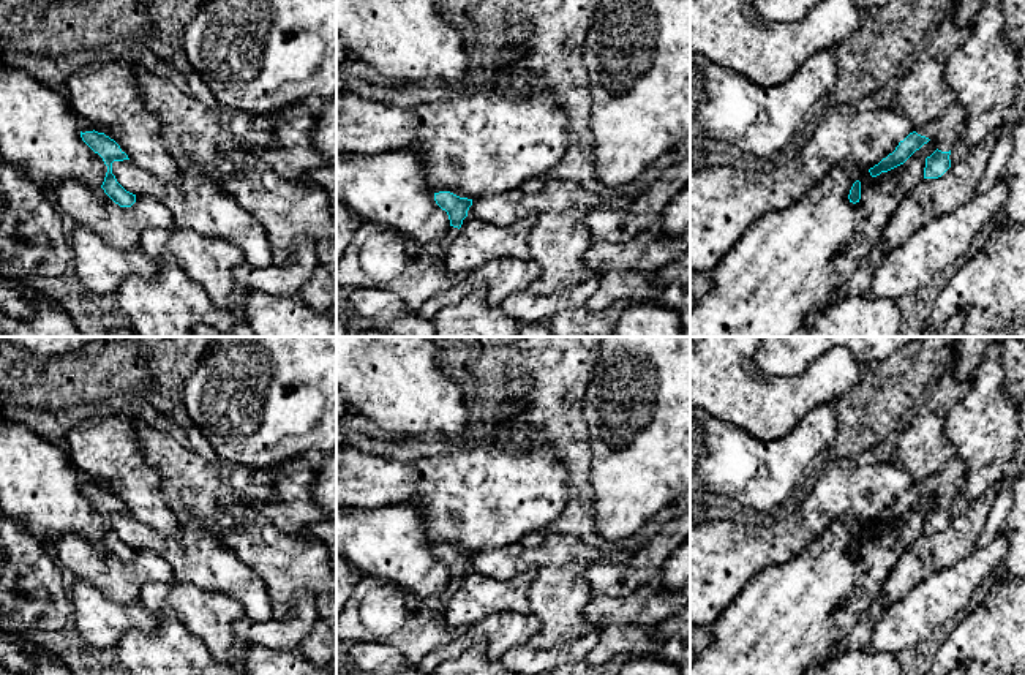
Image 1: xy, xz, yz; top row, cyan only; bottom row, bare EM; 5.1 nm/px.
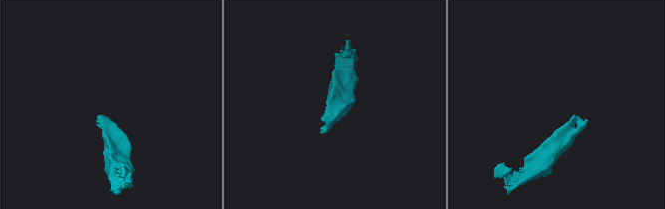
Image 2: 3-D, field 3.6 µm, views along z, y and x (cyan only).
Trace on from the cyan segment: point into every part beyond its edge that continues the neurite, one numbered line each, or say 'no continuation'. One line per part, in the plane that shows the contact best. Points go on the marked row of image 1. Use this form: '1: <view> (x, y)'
1: yz (943, 131)

